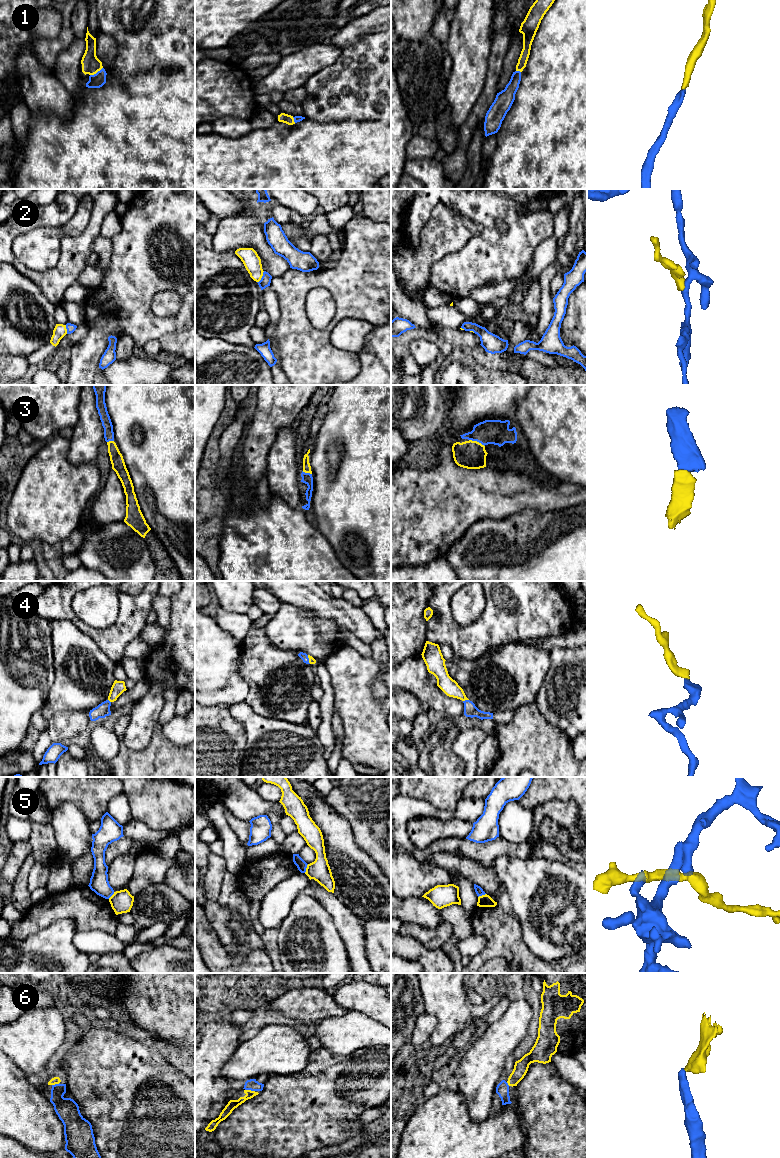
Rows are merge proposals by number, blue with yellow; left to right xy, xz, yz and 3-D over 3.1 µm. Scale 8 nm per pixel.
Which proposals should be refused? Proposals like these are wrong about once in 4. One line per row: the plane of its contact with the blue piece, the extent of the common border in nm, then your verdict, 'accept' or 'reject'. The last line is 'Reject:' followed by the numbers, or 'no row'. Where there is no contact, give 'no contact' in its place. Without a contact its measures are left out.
1: xy | 120 nm | accept
2: xz | 110 nm | reject
3: yz | 140 nm | accept
4: yz | 50 nm | accept
5: xz | 80 nm | reject
6: xz | 80 nm | accept
Reject: 2, 5

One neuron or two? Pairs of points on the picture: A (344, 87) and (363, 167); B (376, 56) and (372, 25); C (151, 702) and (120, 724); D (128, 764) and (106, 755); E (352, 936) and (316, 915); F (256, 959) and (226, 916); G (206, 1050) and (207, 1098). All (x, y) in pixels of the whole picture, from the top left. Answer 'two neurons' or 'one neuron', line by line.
A: two neurons
B: two neurons
C: two neurons
D: two neurons
E: two neurons
F: two neurons
G: one neuron

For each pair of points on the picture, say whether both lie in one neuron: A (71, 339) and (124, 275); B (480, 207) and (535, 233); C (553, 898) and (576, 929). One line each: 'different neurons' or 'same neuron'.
A: different neurons
B: same neuron
C: same neuron

